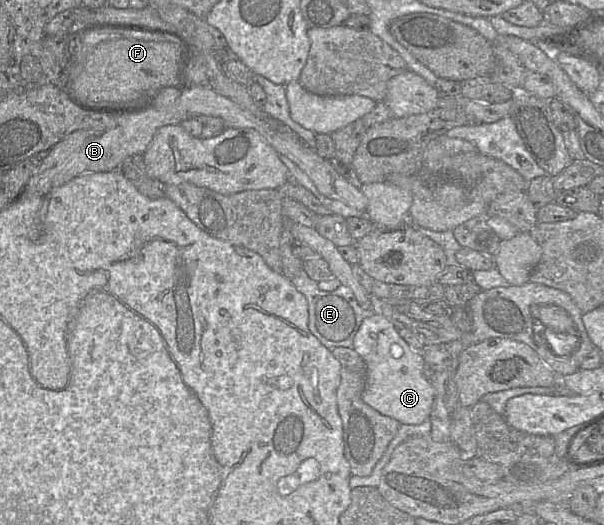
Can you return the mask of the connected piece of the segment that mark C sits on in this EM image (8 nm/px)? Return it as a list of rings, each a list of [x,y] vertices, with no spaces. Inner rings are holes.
[[[378,312],[366,317],[354,337],[353,349],[366,364],[362,399],[367,405],[400,424],[419,425],[430,419],[435,389],[424,375],[423,355],[402,339],[392,322]]]

